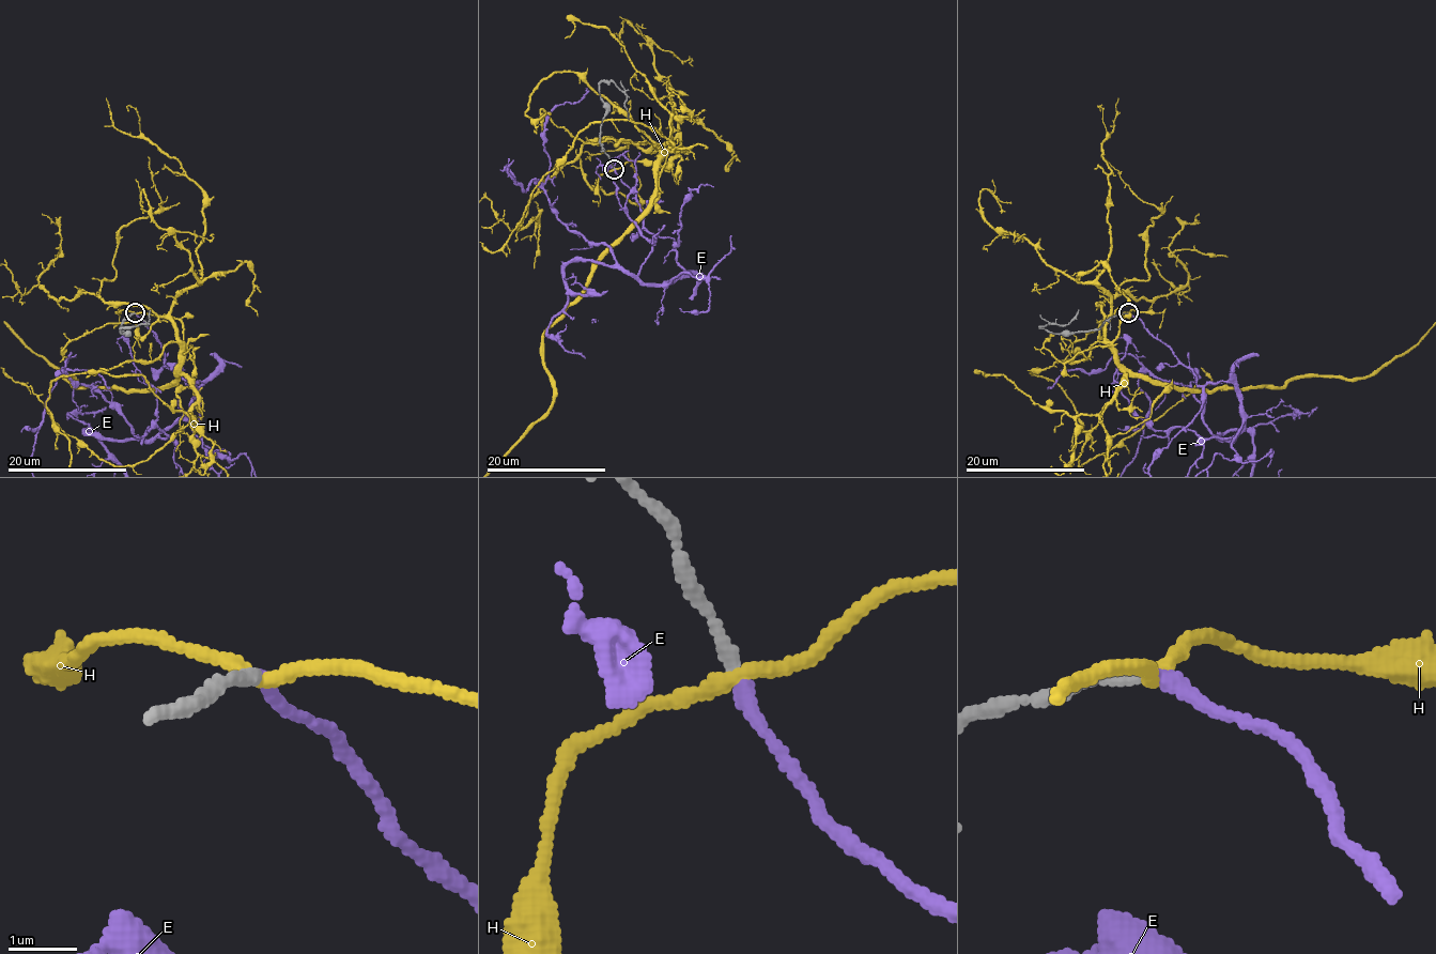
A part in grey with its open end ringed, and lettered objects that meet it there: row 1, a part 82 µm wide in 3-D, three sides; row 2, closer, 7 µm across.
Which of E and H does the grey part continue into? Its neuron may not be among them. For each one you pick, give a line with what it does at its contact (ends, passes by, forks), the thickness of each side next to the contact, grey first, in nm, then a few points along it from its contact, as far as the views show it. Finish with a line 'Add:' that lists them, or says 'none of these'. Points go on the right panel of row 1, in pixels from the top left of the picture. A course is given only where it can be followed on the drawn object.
E: it ends; calibres 160 and 190 nm
Add: E

